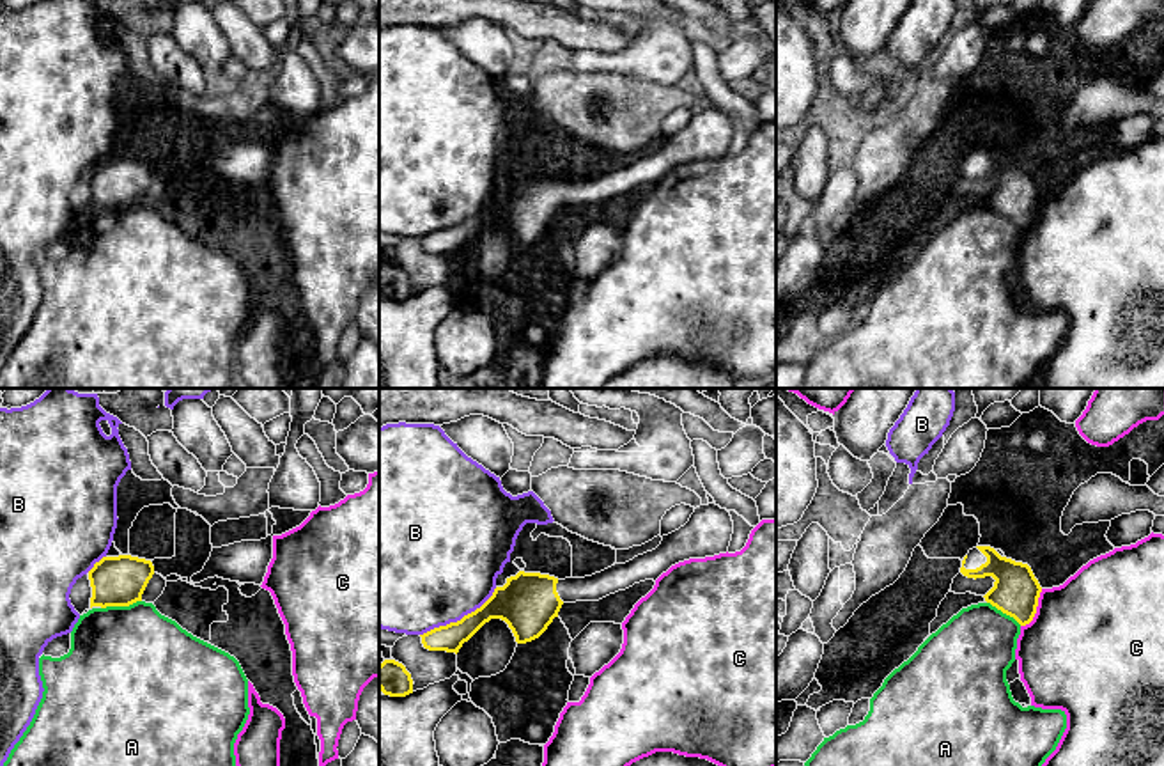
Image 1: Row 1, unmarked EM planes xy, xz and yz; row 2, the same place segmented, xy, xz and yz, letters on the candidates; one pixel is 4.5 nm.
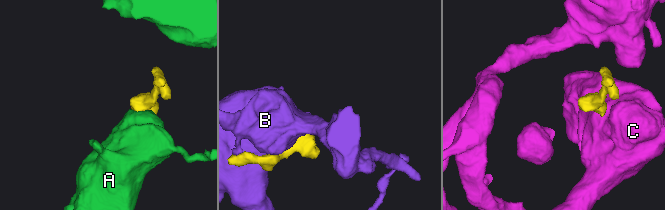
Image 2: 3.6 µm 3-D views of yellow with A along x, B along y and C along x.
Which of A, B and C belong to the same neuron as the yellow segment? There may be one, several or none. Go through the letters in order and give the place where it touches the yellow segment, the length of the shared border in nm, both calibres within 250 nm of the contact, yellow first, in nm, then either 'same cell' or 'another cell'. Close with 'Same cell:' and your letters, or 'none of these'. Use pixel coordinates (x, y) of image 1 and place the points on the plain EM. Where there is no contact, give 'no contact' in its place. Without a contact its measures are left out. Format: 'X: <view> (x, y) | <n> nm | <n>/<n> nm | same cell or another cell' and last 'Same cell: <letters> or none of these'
A: xy (121, 208) | 190 nm | 220/500 nm | another cell
B: xz (461, 222) | 420 nm | 180/480 nm | another cell
C: yz (1035, 213) | 200 nm | 220/480 nm | another cell
Same cell: none of these

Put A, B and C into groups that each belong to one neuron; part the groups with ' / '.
A / B / C

